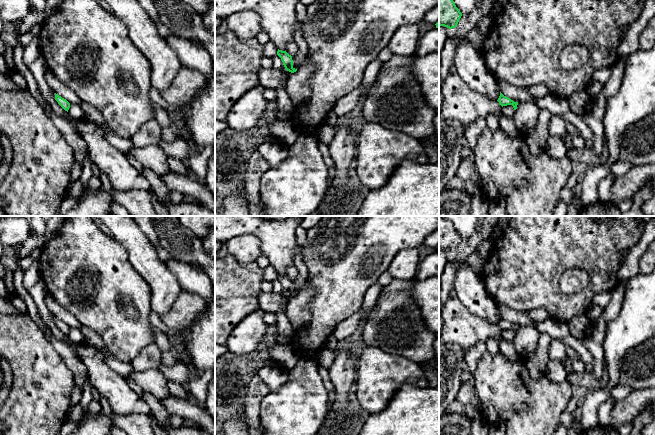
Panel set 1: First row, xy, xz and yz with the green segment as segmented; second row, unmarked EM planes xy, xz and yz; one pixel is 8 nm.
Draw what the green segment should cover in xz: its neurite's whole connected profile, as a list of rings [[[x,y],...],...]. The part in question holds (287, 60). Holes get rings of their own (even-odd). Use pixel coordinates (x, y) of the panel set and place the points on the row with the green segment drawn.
[[[279,49],[277,51],[277,55],[281,58],[283,65],[287,71],[291,73],[294,73],[297,71],[297,69],[293,67],[293,60],[291,55],[289,55],[286,51],[282,51]]]

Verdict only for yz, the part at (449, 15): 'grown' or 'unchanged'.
unchanged

